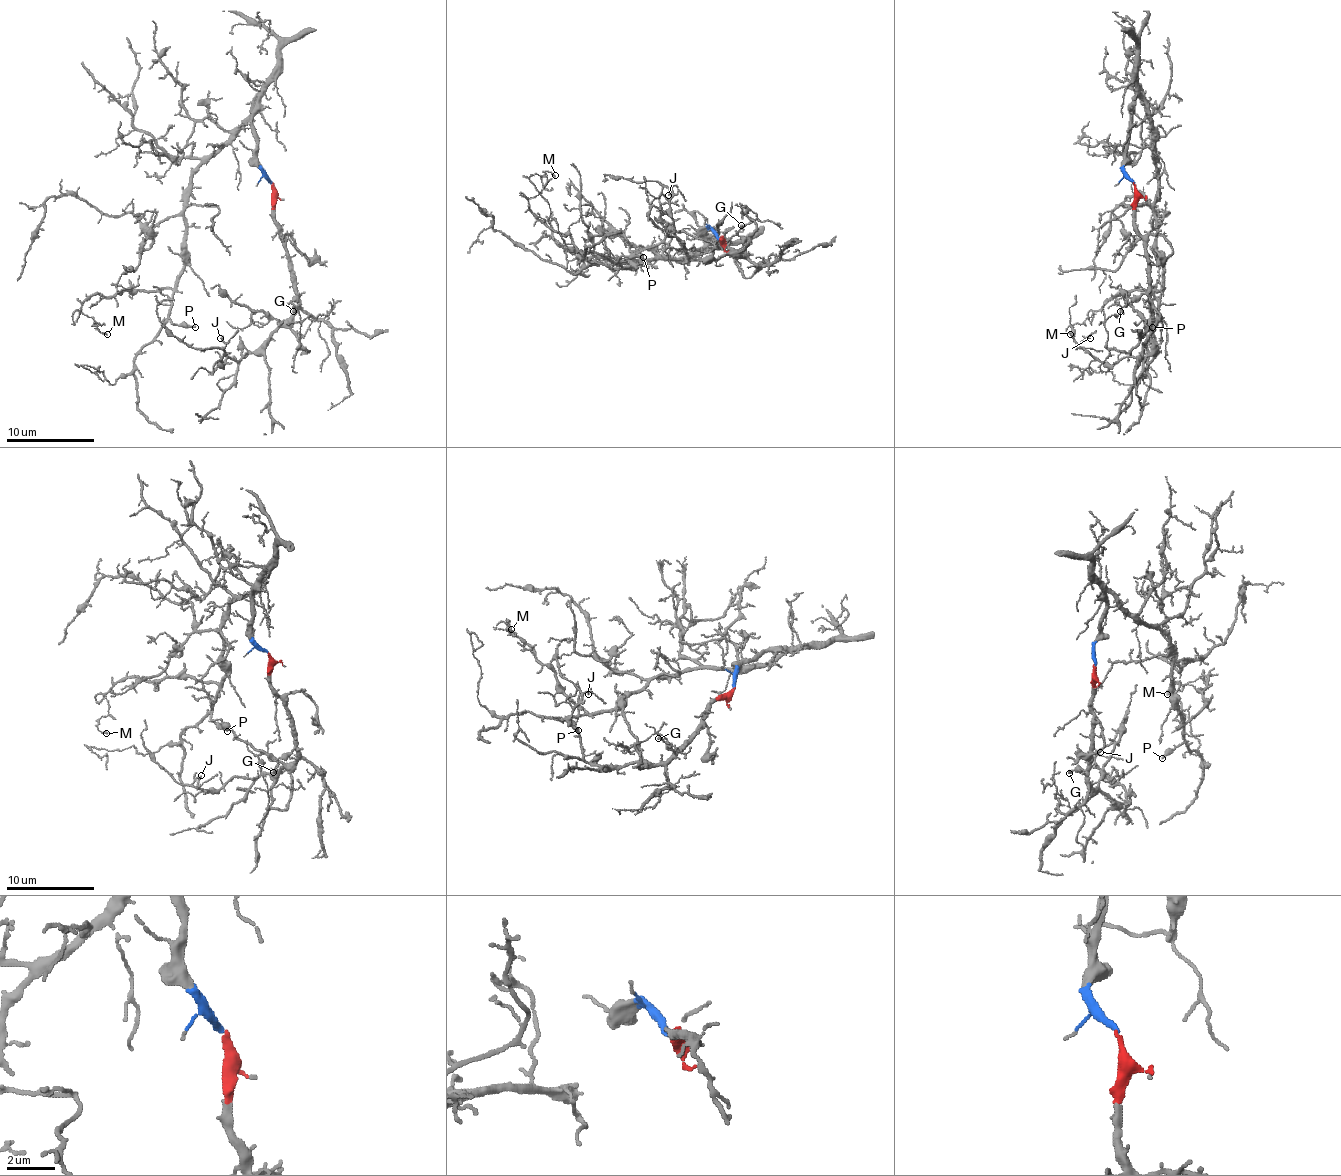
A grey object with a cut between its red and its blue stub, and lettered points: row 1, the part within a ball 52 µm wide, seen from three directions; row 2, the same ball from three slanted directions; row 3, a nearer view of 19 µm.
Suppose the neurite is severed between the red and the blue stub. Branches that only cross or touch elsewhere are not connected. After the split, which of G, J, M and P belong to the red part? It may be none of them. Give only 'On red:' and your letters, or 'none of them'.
On red: G, J

